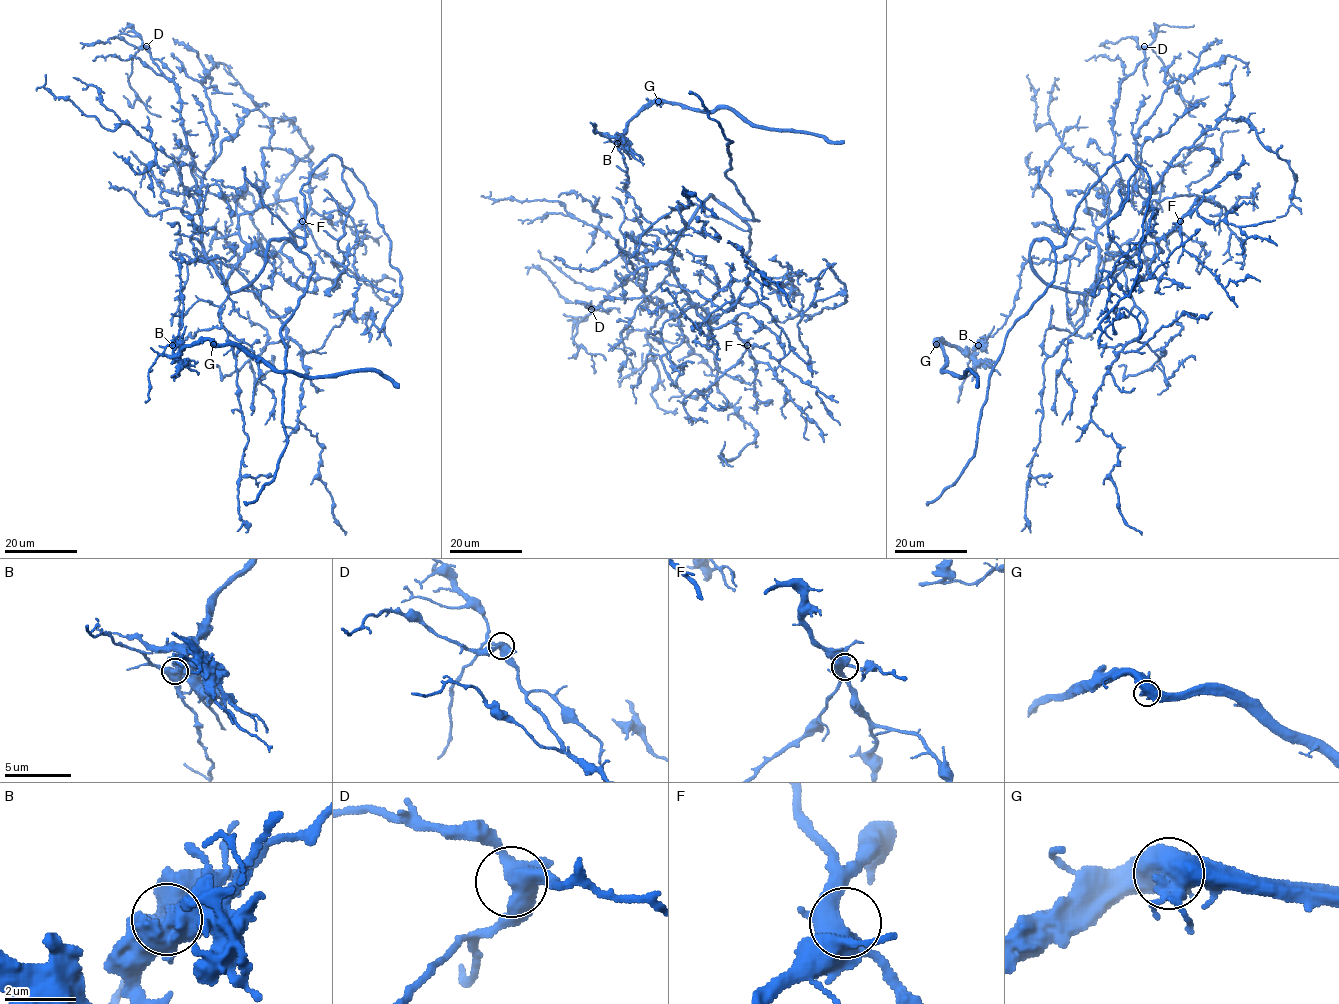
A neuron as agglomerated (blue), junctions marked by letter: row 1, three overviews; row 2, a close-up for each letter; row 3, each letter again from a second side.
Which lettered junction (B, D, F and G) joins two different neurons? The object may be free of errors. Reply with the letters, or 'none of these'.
B

